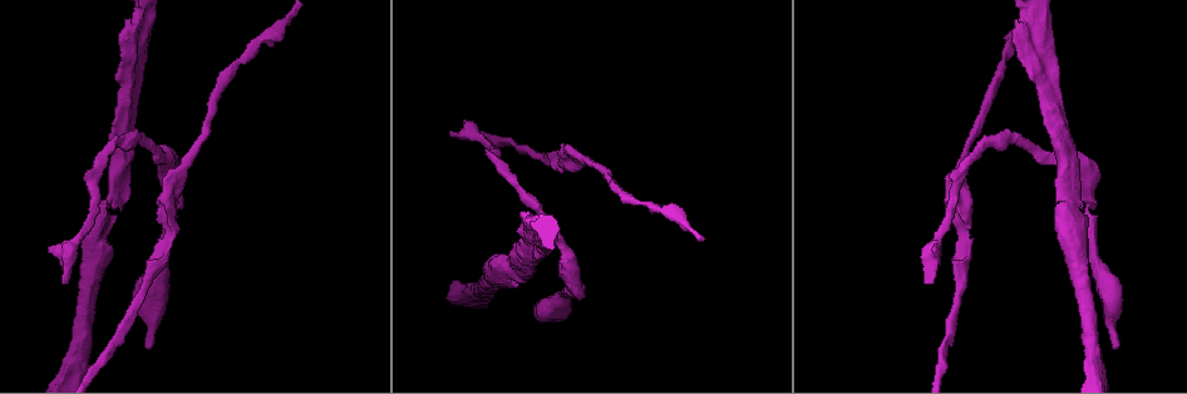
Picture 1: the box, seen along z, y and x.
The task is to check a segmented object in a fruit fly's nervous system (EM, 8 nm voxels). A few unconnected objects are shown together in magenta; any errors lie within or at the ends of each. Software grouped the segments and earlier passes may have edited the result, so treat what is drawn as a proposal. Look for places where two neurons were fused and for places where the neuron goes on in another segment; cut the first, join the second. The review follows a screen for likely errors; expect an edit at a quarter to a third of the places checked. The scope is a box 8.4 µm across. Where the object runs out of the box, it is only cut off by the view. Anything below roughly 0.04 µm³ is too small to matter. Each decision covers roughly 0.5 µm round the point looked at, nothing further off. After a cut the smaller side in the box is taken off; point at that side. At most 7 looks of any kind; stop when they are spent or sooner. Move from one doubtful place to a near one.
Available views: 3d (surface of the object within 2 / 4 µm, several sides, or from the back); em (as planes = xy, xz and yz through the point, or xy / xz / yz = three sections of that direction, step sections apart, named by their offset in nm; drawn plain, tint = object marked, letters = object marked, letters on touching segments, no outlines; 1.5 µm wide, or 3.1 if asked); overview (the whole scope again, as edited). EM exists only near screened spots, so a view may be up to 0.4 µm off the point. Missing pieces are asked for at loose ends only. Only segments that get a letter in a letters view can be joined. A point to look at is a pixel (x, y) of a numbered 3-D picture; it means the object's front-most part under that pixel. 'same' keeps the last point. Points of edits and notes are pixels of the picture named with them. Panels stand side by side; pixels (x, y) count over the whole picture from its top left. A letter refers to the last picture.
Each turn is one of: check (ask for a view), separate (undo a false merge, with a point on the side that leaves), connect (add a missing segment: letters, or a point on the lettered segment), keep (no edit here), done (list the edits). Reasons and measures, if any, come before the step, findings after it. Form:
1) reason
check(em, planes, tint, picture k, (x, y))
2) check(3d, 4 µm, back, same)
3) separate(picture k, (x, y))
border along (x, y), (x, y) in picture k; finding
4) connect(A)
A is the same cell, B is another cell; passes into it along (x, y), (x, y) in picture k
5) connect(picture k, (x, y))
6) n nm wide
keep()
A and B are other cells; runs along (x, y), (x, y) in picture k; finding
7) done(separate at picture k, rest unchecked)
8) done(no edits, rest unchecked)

thin neck
check(3d, 2 µm, picture 1, (171, 235))

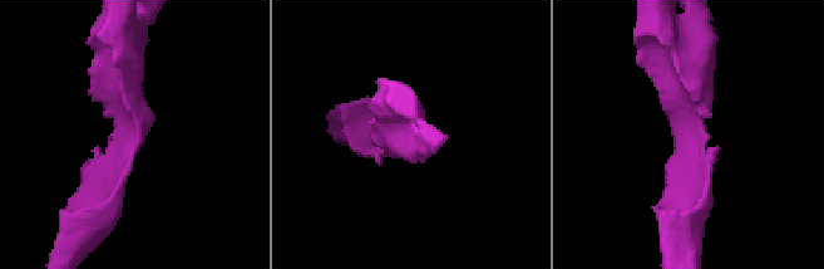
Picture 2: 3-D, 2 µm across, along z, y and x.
arms of 220, 280 nm
check(em, planes, letters, picture 2, (132, 136))

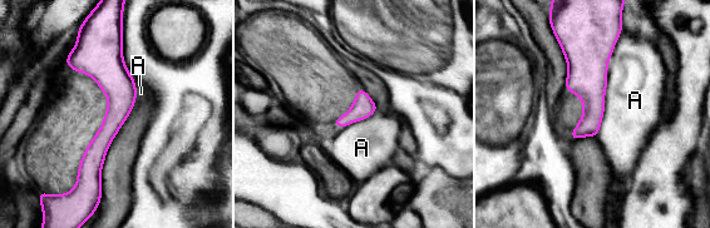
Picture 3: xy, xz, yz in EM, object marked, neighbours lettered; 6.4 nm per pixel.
keep()
A is another cell; border along (622, 30), (609, 60), (596, 137) in picture 3; continuous, no second neuron

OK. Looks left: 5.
branch stops here
check(em, planes, letters, picture 1, (545, 255))

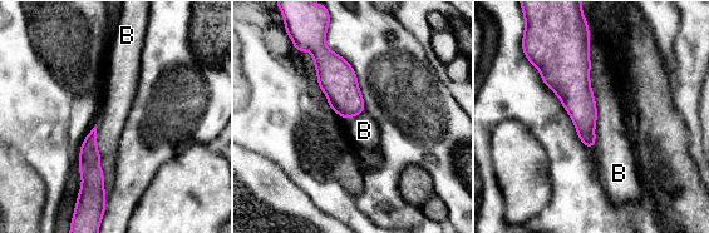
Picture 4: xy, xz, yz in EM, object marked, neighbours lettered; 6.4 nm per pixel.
B touches over 700 nm
keep()
B is another cell; runs along (93, 133), (90, 173), (101, 194) in picture 4; none of them fits

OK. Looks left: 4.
calibre changes
check(3d, 4 µm, back, picture 1, (1101, 266))

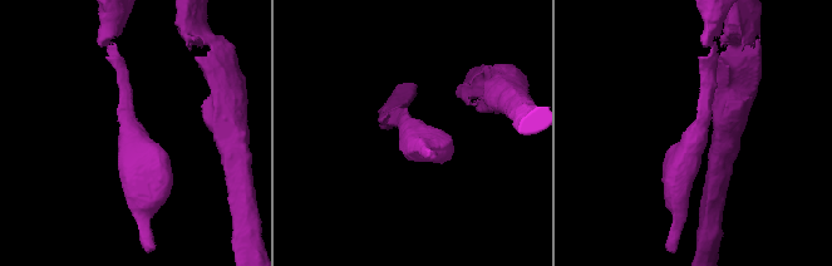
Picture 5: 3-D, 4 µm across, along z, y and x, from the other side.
arms of 190, 500 nm
check(em, planes, tint, picture 5, (699, 130))

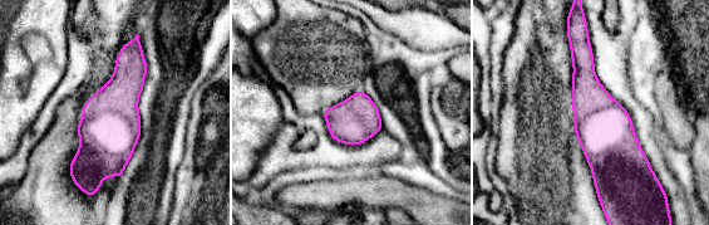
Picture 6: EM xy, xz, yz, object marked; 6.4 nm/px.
see the neighbours
check(em, planes, letters, same)

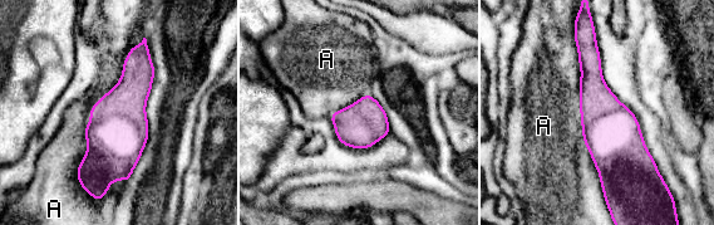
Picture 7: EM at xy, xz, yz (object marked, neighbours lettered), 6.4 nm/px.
A touches over 700 nm
keep()
A is another cell; runs along (587, 40), (612, 135), (612, 189) in picture 7; continuous, no second neuron

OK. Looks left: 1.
done(no edits, rest unchecked)

